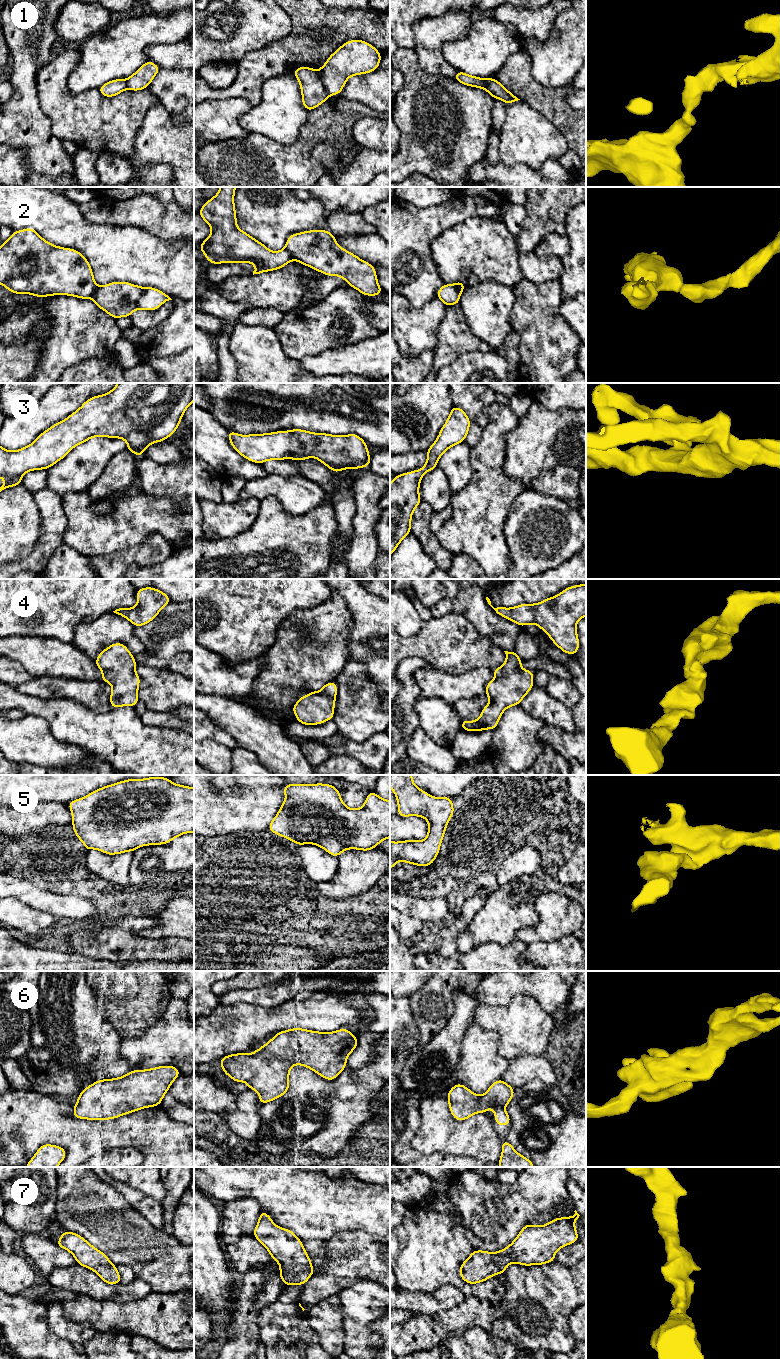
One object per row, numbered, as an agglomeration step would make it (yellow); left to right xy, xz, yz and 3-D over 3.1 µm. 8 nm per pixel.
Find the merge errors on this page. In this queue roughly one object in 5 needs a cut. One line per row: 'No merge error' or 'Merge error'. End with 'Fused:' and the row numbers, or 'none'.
1: Merge error
2: Merge error
3: No merge error
4: No merge error
5: No merge error
6: No merge error
7: No merge error
Fused: 1, 2

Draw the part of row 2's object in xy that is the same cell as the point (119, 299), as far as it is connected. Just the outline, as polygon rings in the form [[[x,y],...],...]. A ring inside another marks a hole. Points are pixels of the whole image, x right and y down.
[[[111,282],[97,287],[91,299],[114,319],[130,317],[136,309],[157,310],[166,301],[172,300],[167,294],[153,287],[140,287],[129,282]]]

